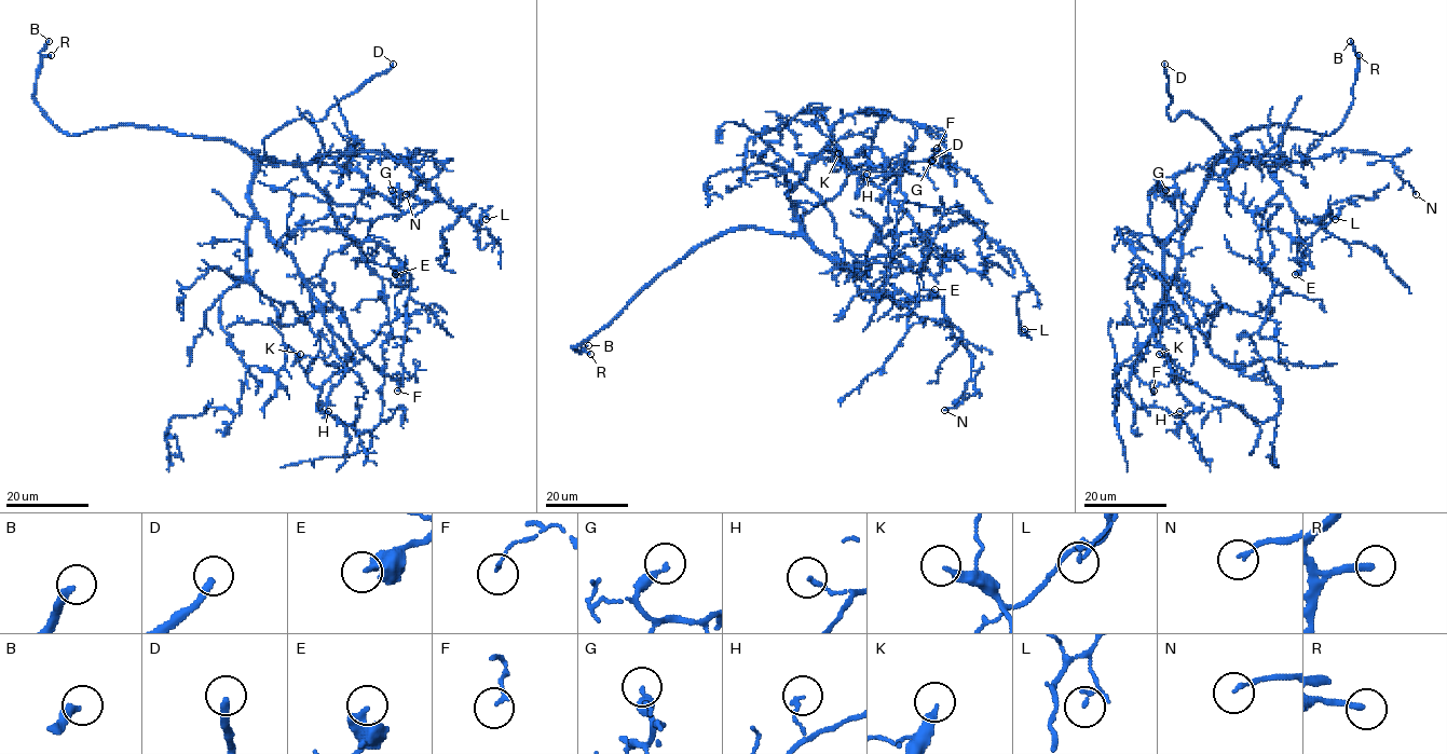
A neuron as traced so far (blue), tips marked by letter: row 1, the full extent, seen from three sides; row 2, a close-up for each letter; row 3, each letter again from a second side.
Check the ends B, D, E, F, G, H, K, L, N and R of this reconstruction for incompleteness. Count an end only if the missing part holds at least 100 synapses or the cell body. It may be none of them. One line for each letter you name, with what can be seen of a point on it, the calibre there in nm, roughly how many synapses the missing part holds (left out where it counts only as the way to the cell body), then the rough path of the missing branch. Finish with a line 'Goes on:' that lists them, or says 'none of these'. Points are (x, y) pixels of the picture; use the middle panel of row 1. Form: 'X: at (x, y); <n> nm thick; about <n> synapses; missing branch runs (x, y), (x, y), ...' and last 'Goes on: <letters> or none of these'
B: at (588, 345); 300 nm thick; about 300 synapses
D: at (932, 160); 280 nm thick; missing branch runs (932, 160), (954, 161), (957, 158), (951, 145), (939, 145), (936, 141), (939, 140)
R: at (590, 354); 240 nm thick; about 160 synapses; missing branch runs (590, 354), (637, 351), (681, 318), (753, 310), (867, 358), (874, 338), (864, 302), (878, 277), (871, 245)
Goes on: B, D, R

